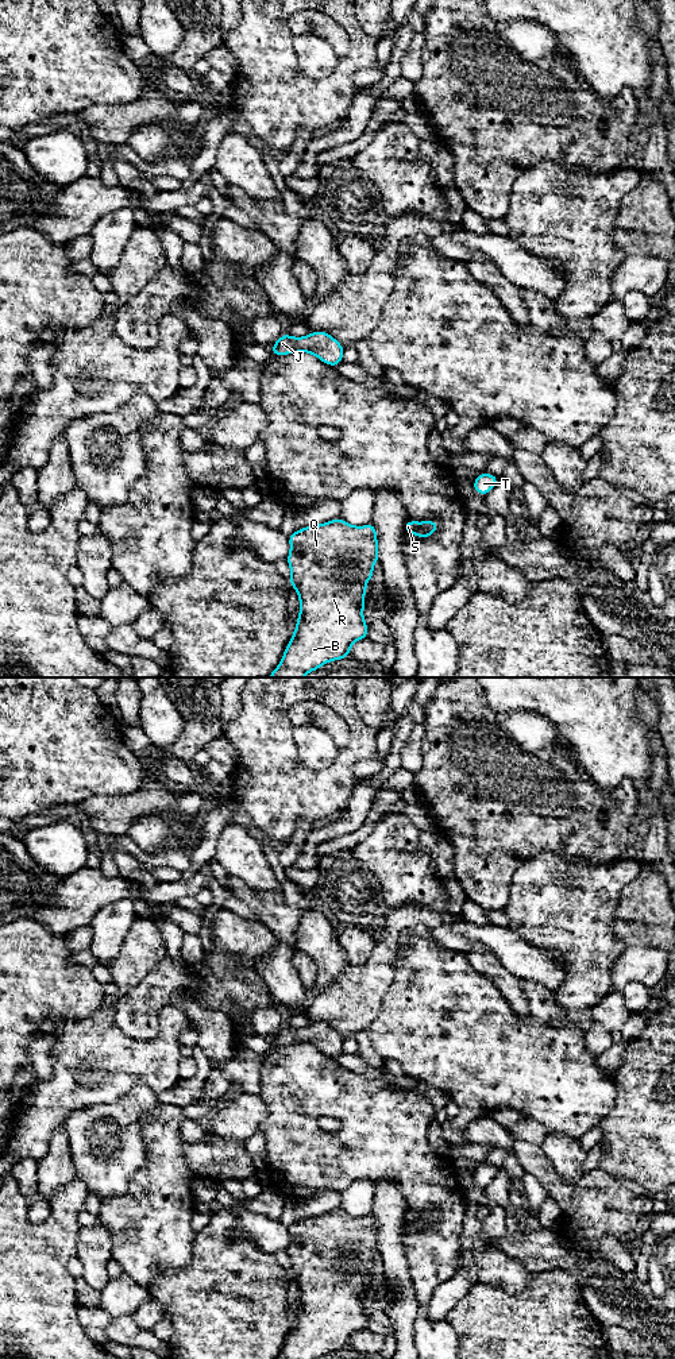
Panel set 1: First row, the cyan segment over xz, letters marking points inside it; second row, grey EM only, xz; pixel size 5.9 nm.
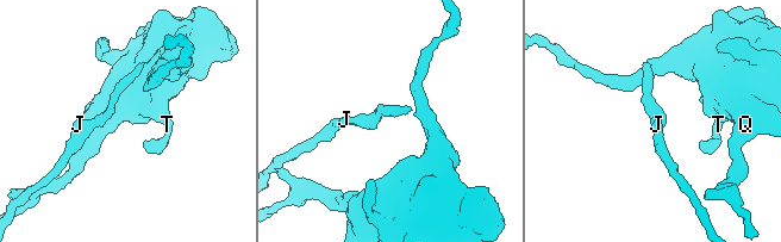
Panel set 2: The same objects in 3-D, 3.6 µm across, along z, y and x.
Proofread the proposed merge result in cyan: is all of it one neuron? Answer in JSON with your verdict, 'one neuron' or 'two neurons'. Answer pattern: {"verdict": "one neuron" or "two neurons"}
{"verdict": "two neurons"}

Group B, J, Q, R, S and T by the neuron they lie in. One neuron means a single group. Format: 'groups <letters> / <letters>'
groups B Q R S T / J

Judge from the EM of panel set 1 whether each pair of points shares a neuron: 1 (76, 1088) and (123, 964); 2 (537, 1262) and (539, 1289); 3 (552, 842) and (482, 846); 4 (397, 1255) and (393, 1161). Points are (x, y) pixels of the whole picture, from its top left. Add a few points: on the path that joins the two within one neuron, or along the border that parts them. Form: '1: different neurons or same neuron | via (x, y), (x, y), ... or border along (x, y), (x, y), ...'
1: same neuron | via (93, 1057), (108, 1006), (118, 995)
2: different neurons | border along (570, 1273), (562, 1269), (551, 1269), (535, 1274)
3: same neuron | via (535, 842), (500, 842)
4: different neurons | border along (400, 1230), (400, 1243), (411, 1273)

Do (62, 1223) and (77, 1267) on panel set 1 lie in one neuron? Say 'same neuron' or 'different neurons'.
different neurons

